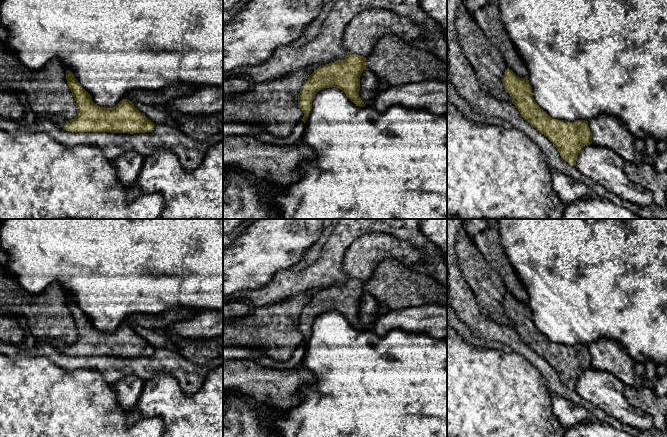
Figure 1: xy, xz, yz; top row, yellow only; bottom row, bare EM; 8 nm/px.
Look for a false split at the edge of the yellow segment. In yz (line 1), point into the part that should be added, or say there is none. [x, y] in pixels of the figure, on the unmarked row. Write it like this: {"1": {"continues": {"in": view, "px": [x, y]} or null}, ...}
{"1": {"continues": null}}

